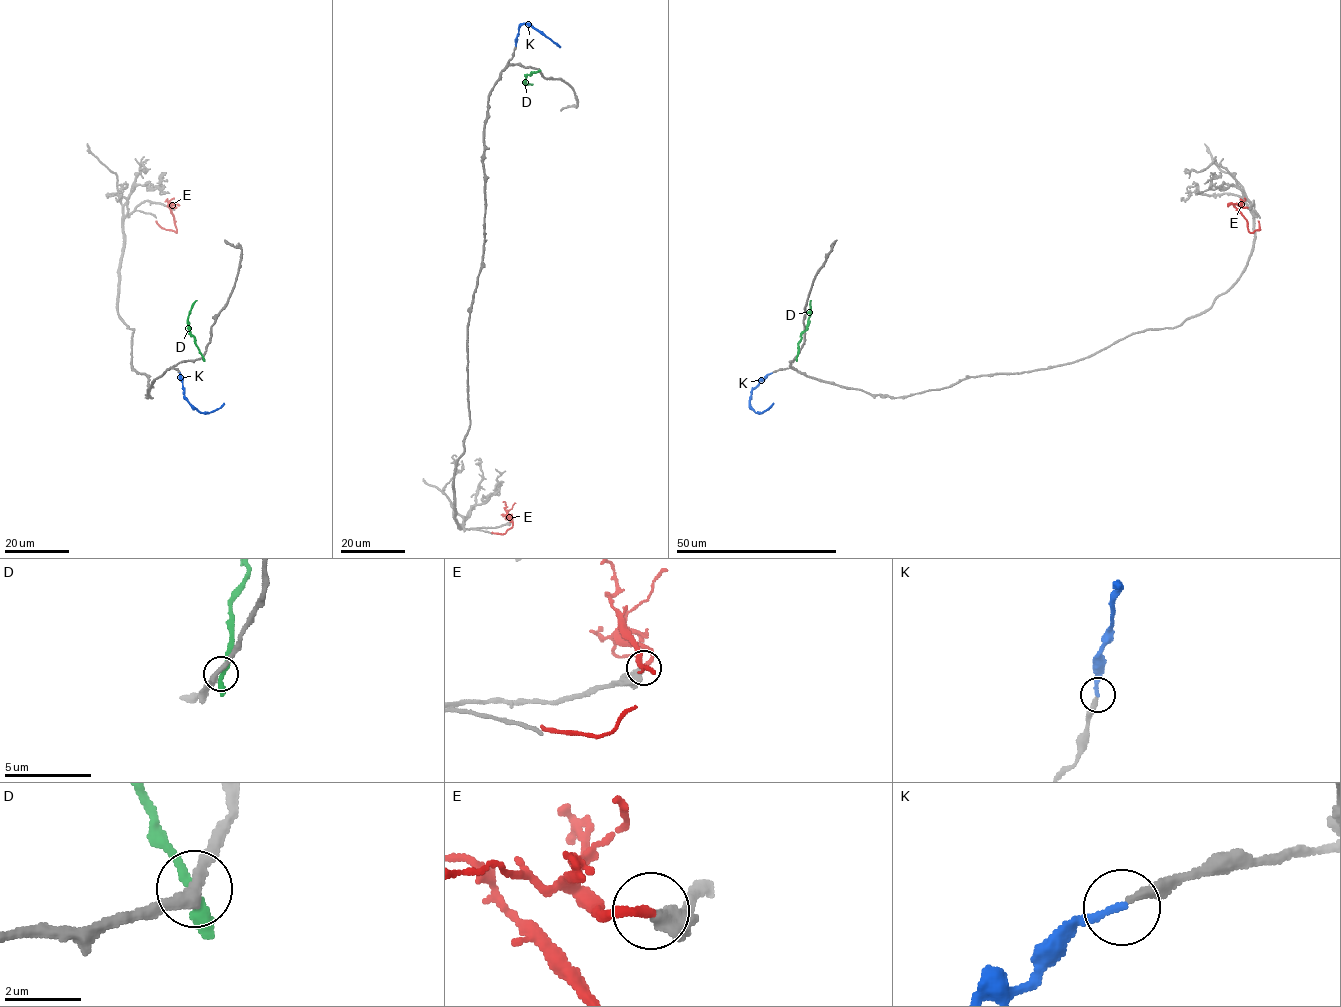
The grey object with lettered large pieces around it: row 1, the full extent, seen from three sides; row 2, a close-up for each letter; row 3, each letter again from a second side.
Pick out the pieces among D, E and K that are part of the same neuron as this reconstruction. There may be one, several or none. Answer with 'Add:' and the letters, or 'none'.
Add: E

